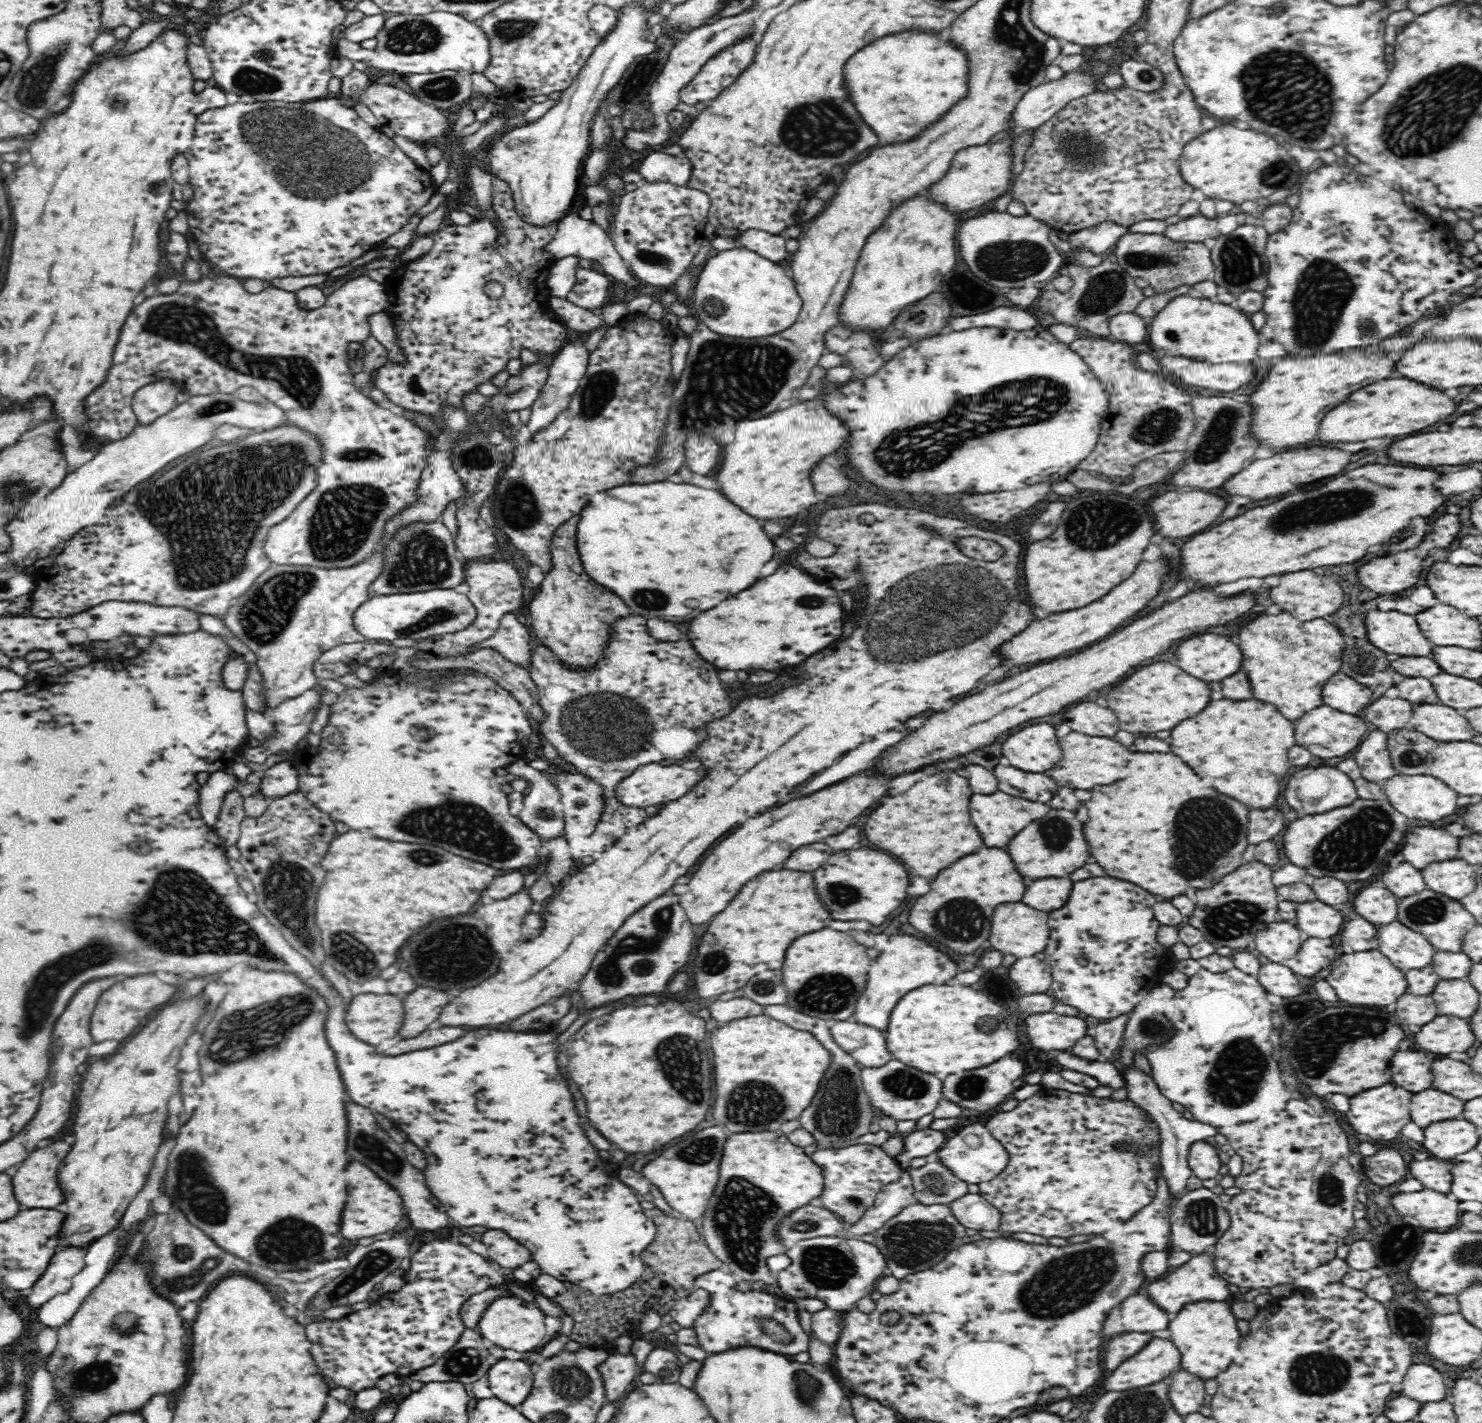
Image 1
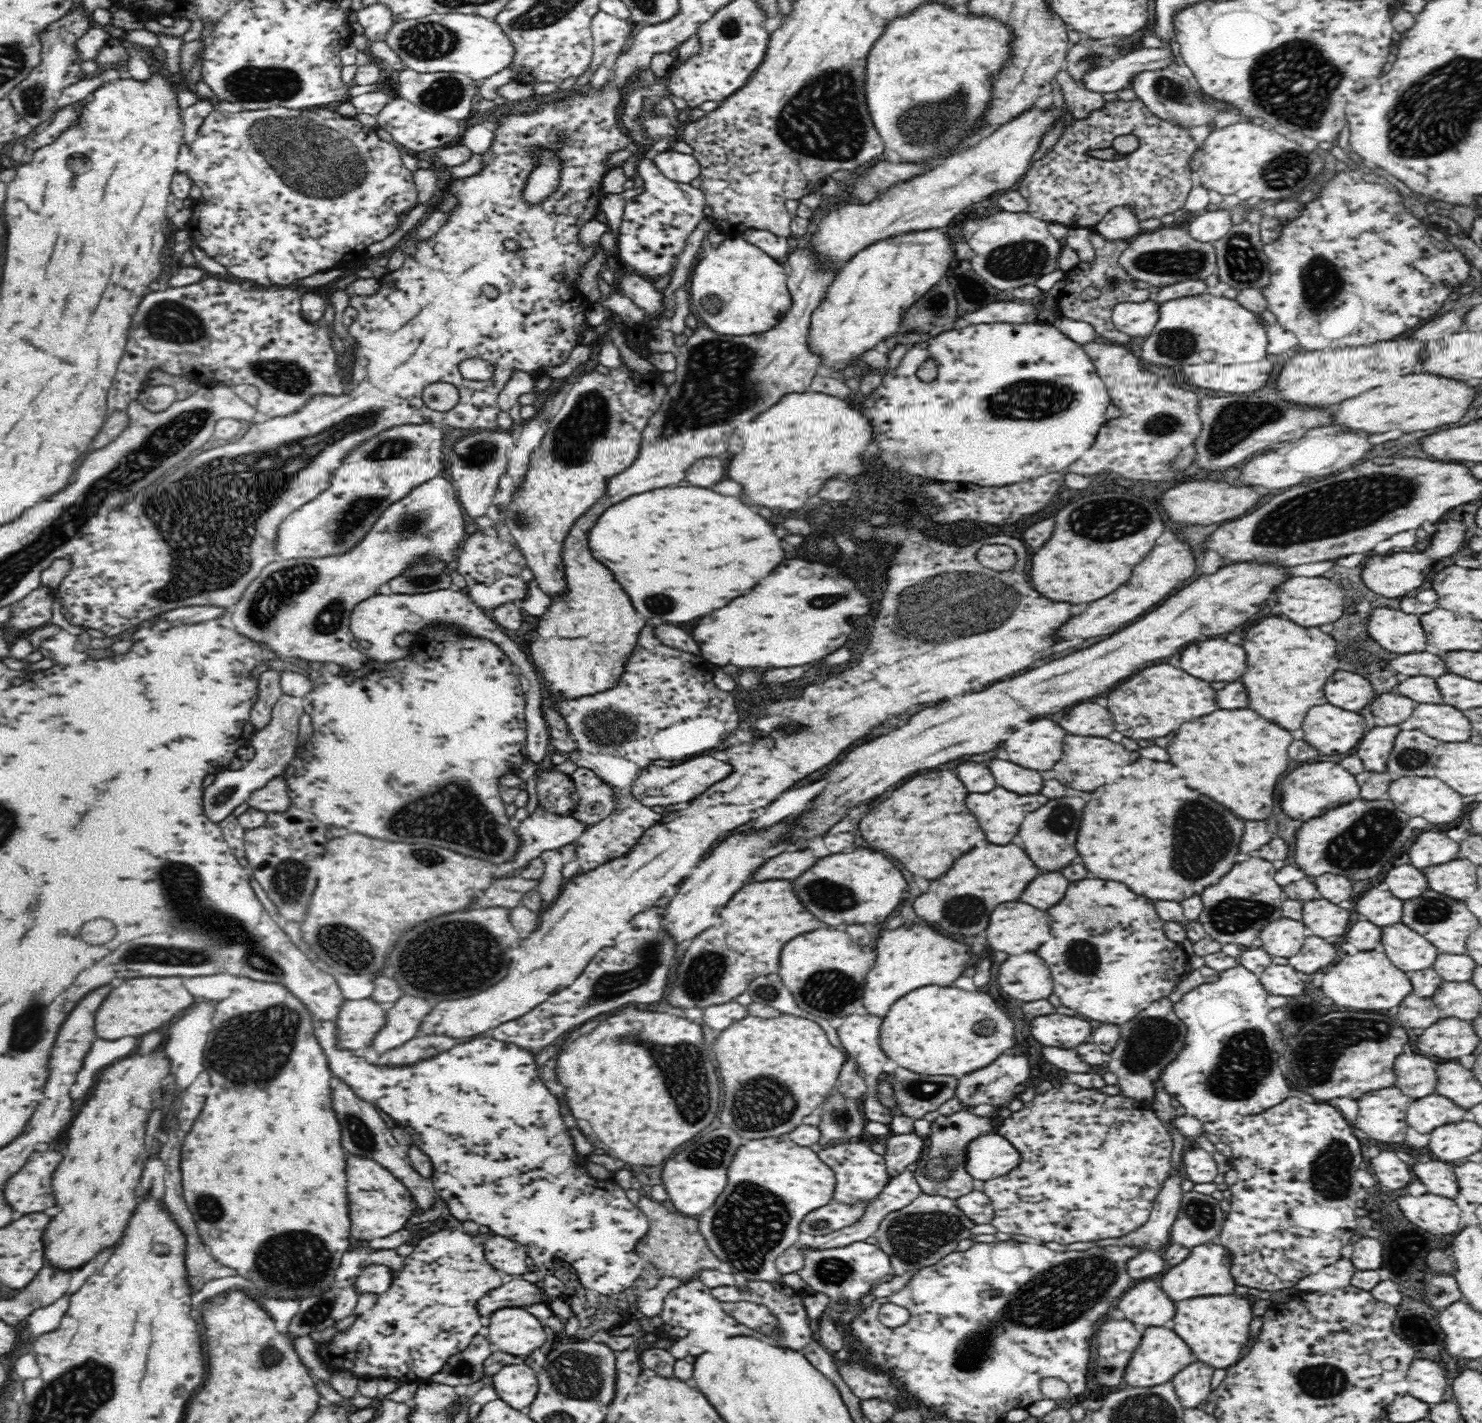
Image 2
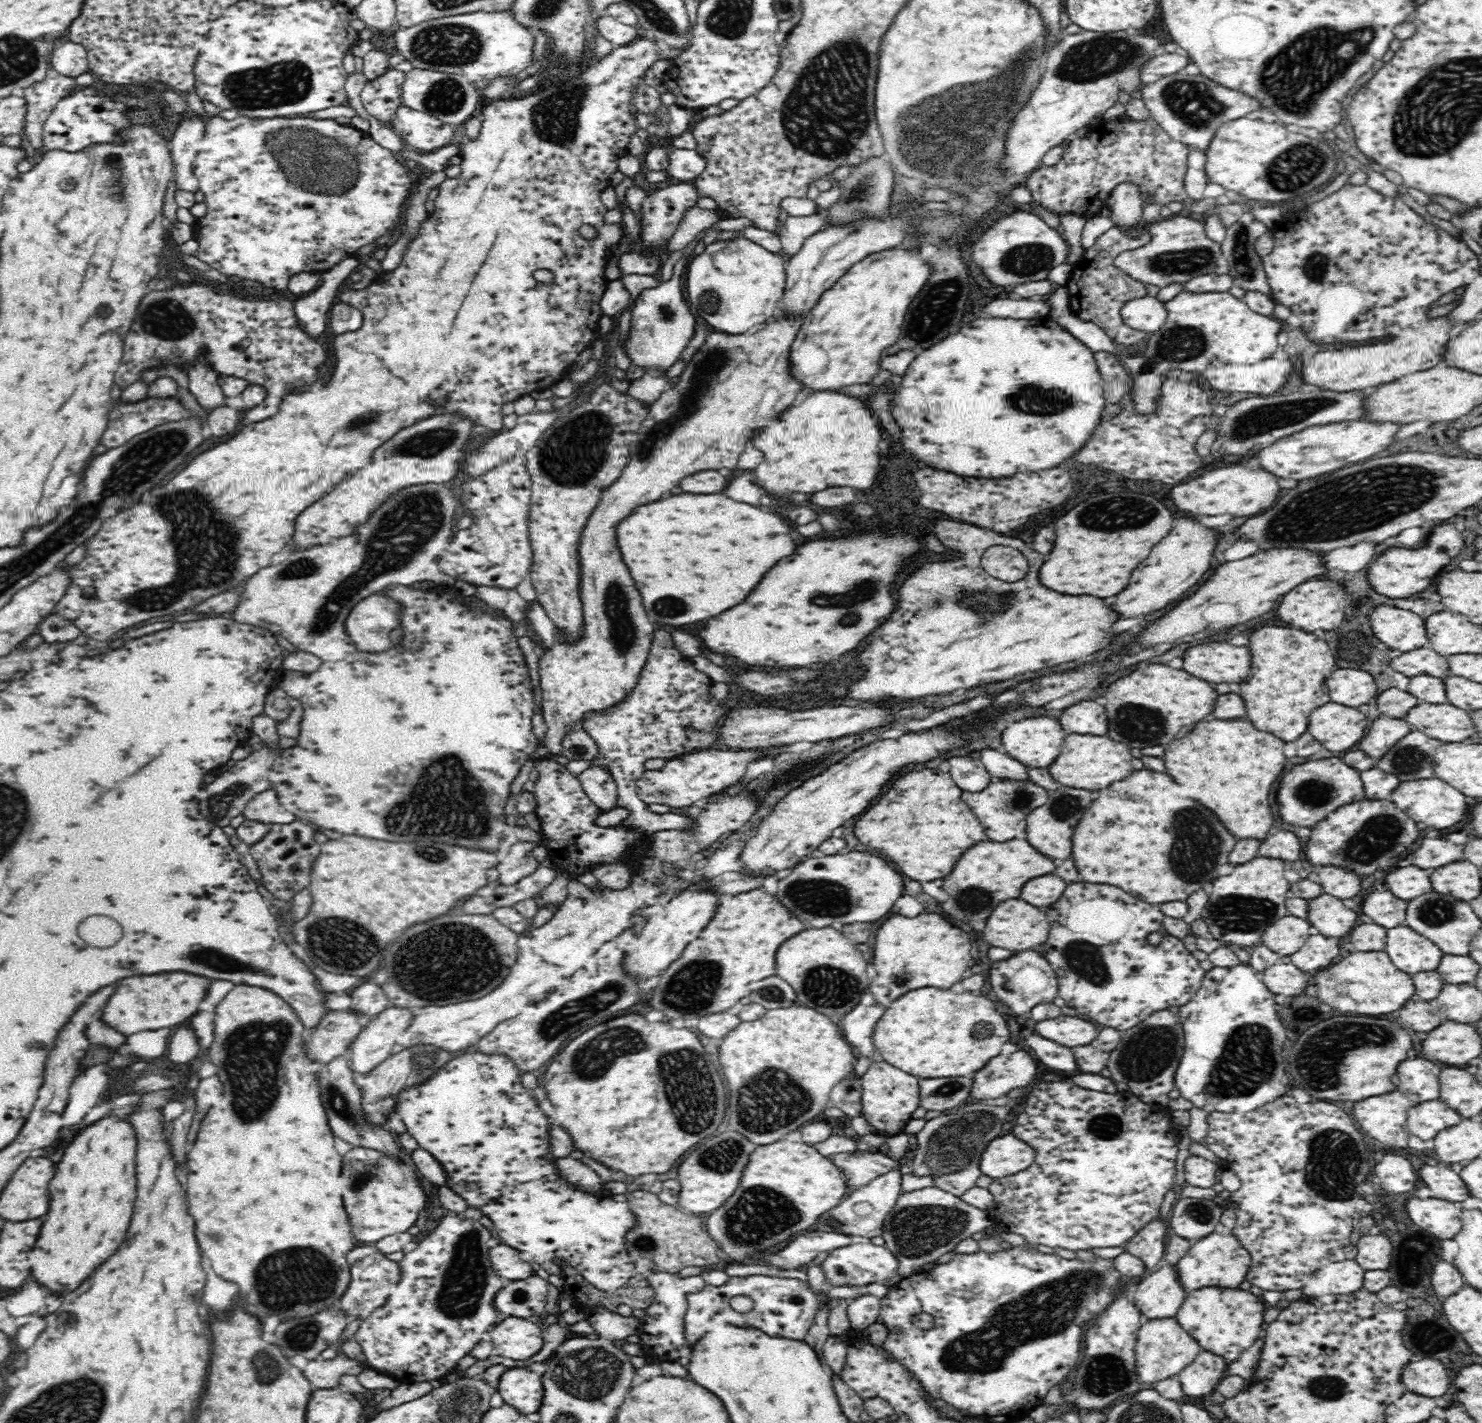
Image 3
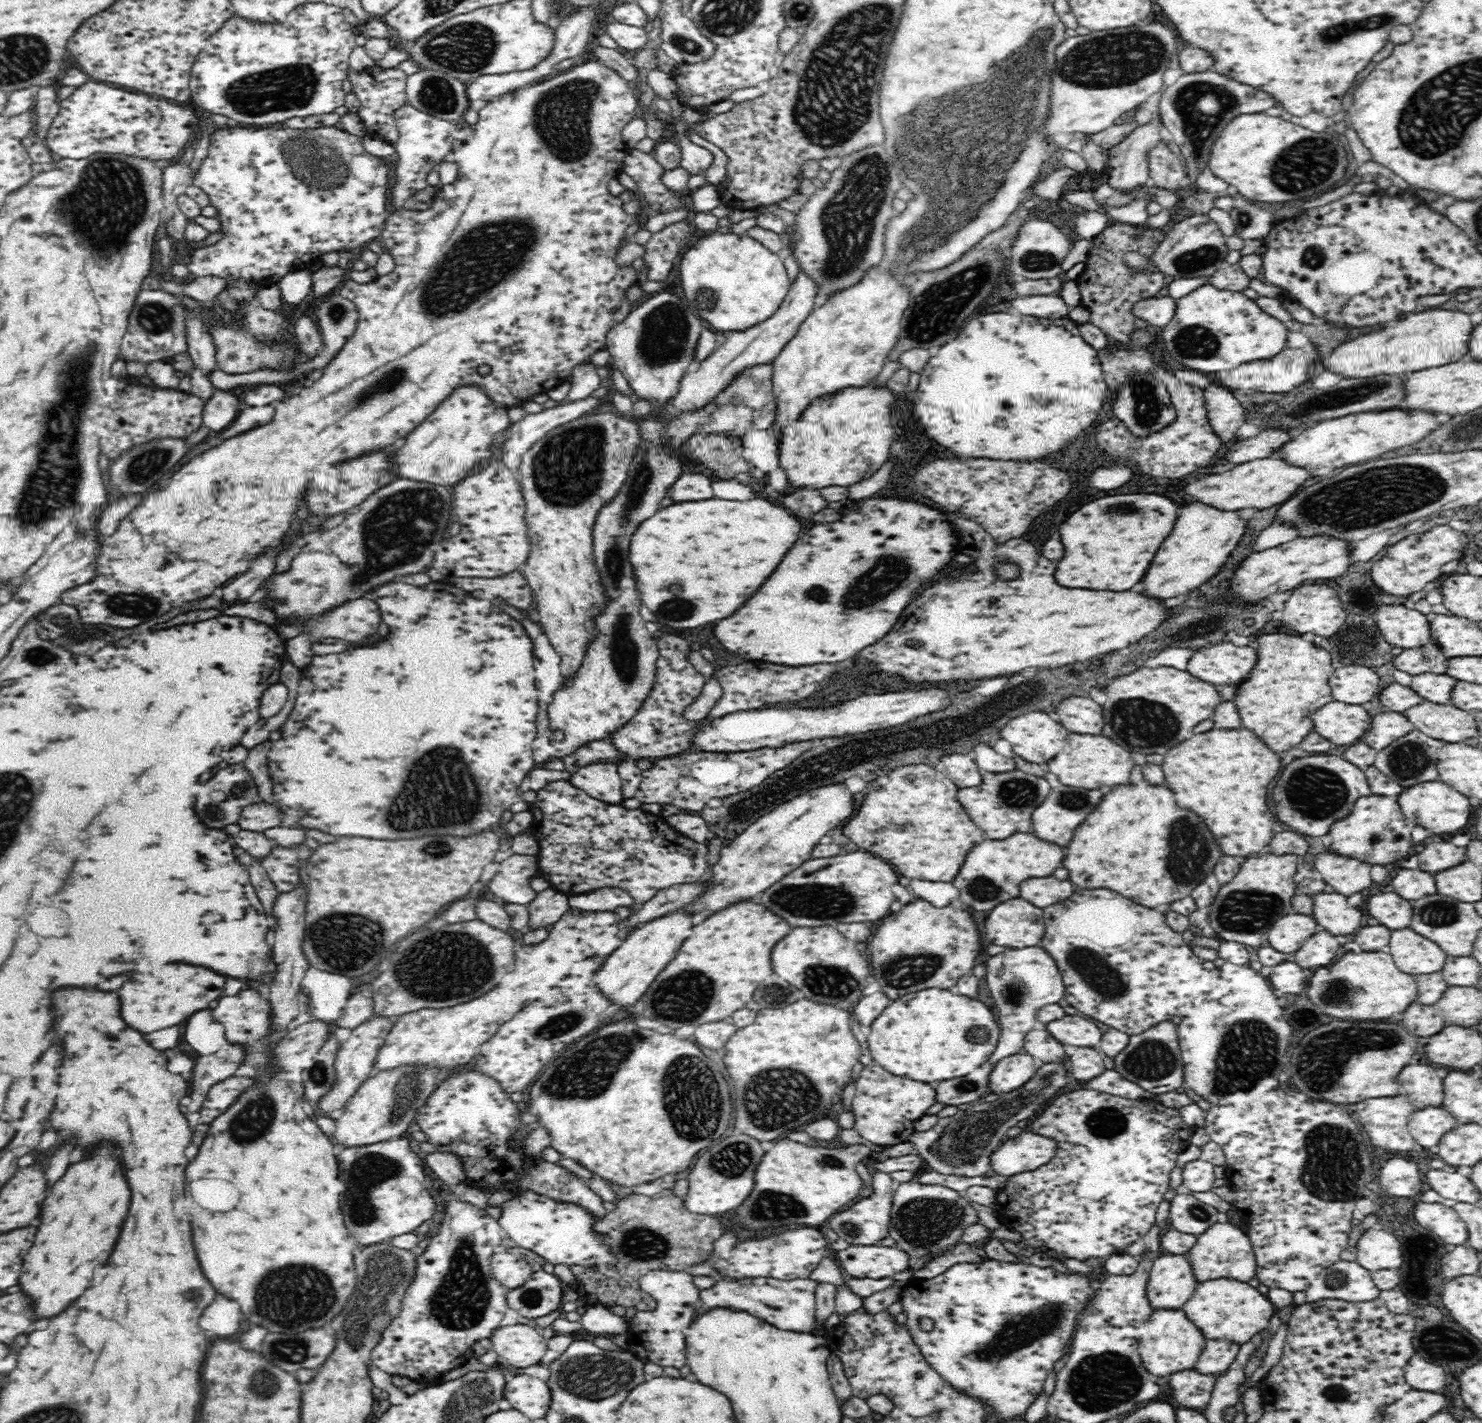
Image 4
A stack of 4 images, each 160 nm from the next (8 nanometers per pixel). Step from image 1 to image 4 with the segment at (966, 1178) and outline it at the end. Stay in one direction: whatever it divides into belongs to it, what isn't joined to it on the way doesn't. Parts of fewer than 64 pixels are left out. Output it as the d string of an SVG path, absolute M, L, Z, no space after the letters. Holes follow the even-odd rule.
M1023 1130L1018 1136L1003 1141L990 1154L990 1168L1008 1178L1041 1167L1054 1156L1054 1152L1054 1140Z

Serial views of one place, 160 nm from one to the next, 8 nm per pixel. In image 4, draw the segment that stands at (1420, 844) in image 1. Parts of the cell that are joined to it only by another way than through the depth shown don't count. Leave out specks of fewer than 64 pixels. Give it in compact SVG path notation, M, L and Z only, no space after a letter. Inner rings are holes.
M1430 842L1416 858L1420 870L1430 874L1440 873L1446 868L1462 864L1466 860L1466 848L1456 848L1450 842Z

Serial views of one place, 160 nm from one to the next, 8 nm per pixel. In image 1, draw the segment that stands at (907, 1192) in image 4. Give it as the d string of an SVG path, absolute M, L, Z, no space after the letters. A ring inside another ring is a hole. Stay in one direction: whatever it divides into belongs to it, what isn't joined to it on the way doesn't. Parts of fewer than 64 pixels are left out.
M920 1203L907 1206L873 1234L876 1236L873 1244L884 1256L887 1272L896 1279L925 1271L942 1262L952 1250L964 1244L967 1236L966 1228L956 1220L947 1204L926 1206Z

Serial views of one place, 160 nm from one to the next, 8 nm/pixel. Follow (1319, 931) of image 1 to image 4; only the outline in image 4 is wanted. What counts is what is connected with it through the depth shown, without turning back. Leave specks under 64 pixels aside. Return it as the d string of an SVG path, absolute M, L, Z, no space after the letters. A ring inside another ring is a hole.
M1331 891L1318 893L1312 897L1311 916L1320 926L1324 926L1326 932L1340 936L1340 934L1352 934L1360 928L1362 912L1354 906L1348 906L1346 896Z

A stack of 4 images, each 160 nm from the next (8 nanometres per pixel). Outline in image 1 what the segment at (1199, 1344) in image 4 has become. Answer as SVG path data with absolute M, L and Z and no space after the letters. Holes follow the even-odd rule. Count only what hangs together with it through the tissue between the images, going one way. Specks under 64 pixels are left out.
M1154 1337L1145 1348L1142 1348L1141 1352L1126 1360L1124 1364L1120 1364L1110 1376L1106 1376L1102 1386L1105 1392L1122 1392L1150 1386L1150 1384L1164 1380L1166 1376L1170 1375L1170 1372L1180 1370L1180 1363L1181 1356L1172 1341Z

